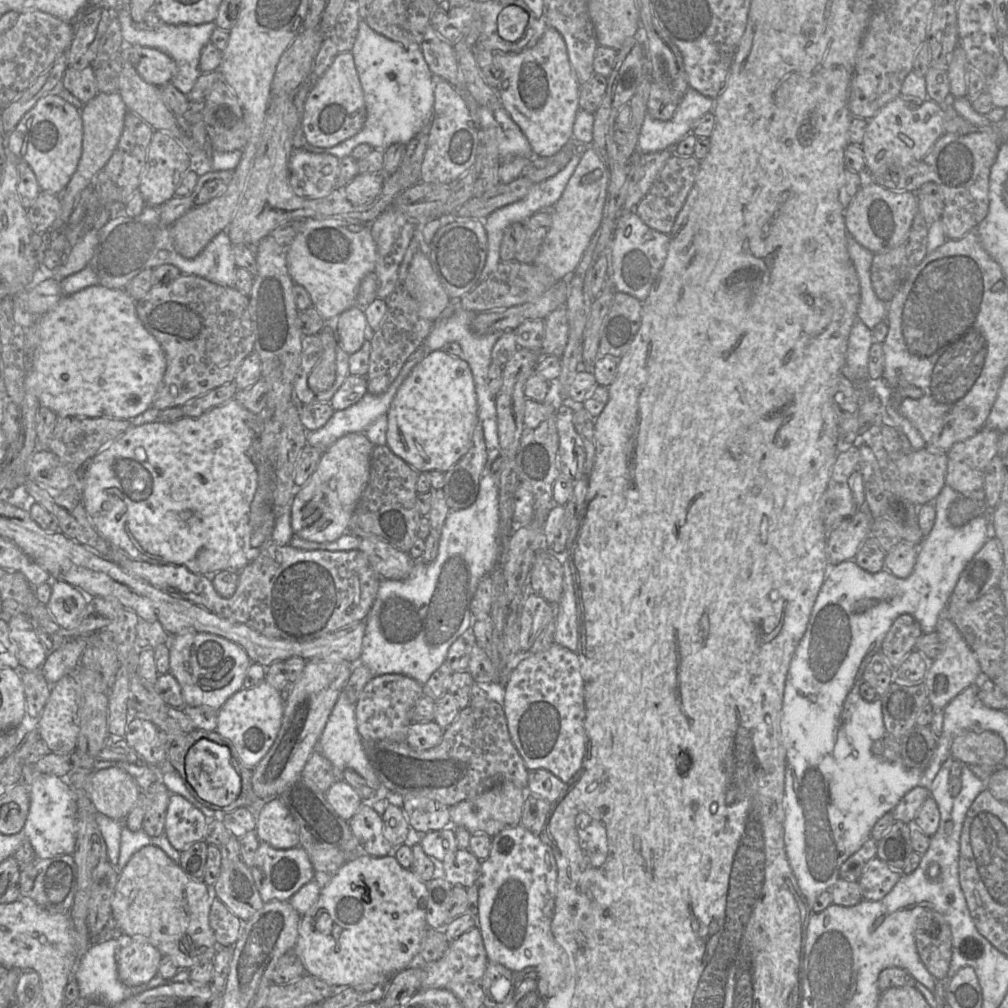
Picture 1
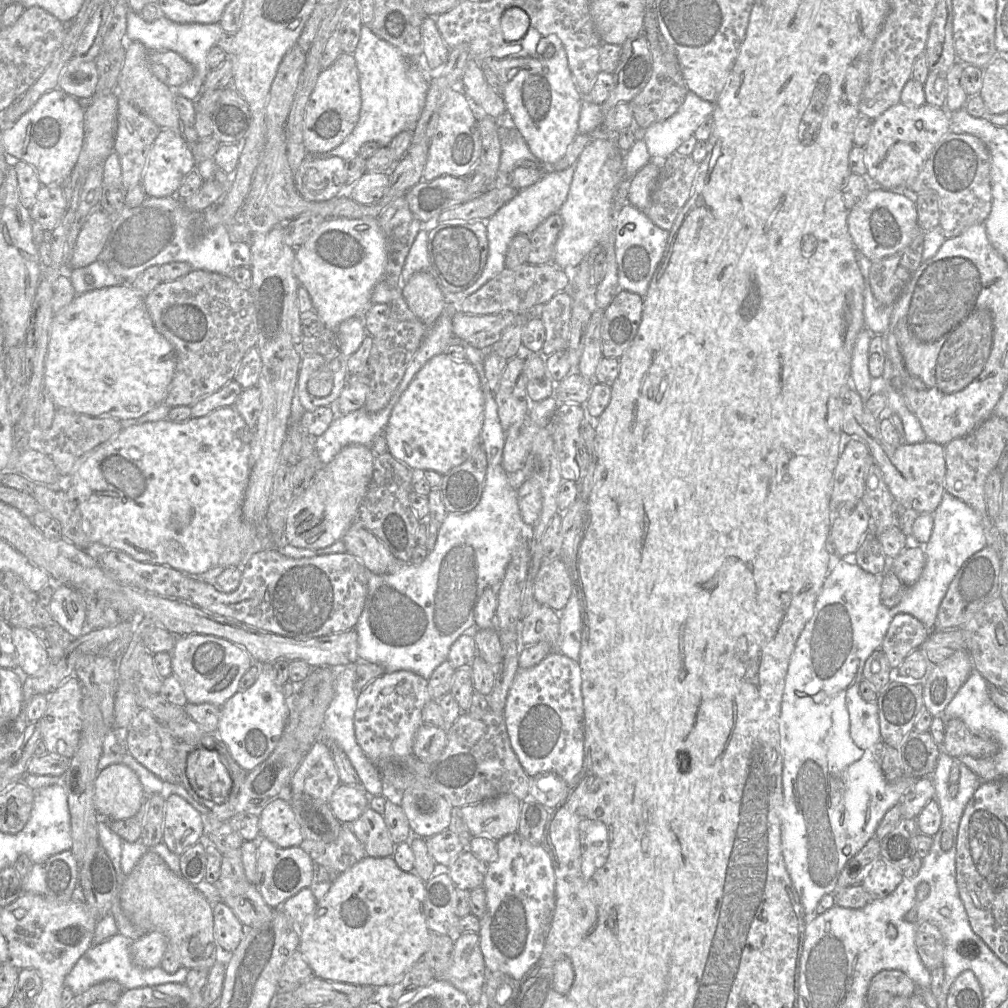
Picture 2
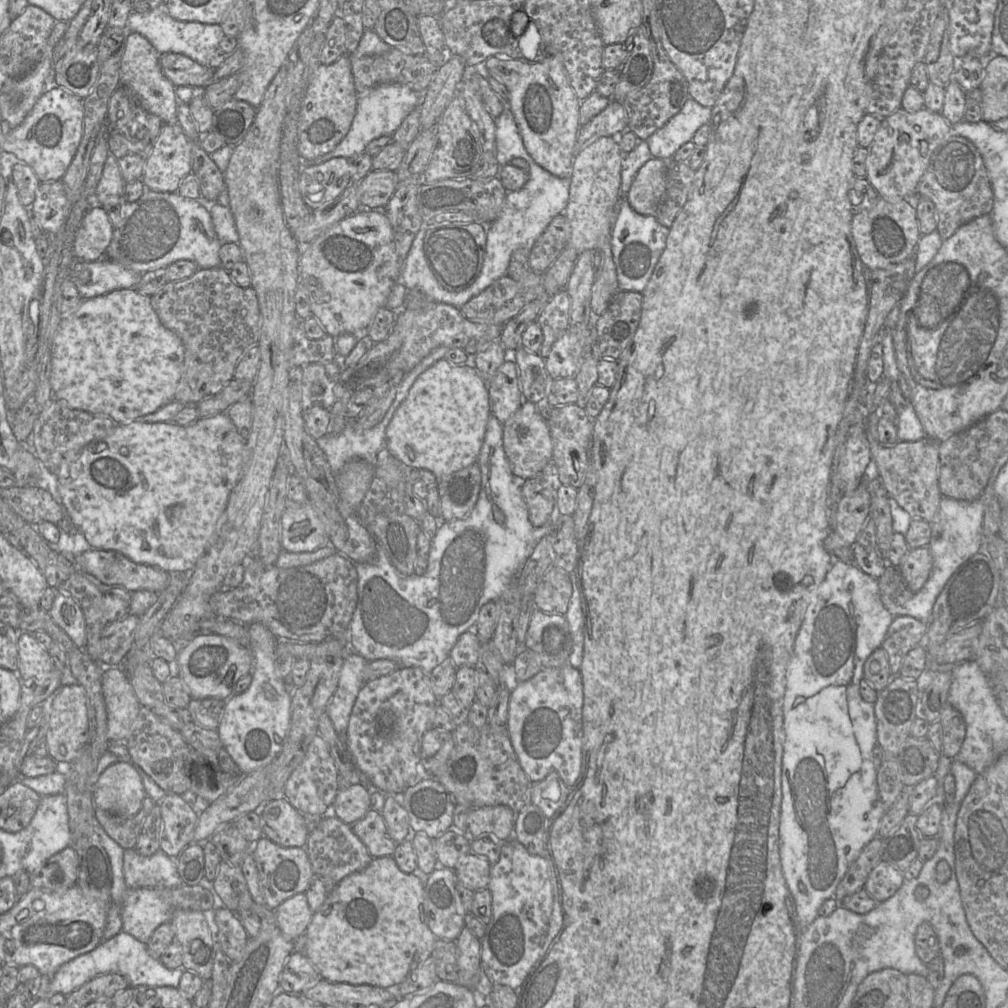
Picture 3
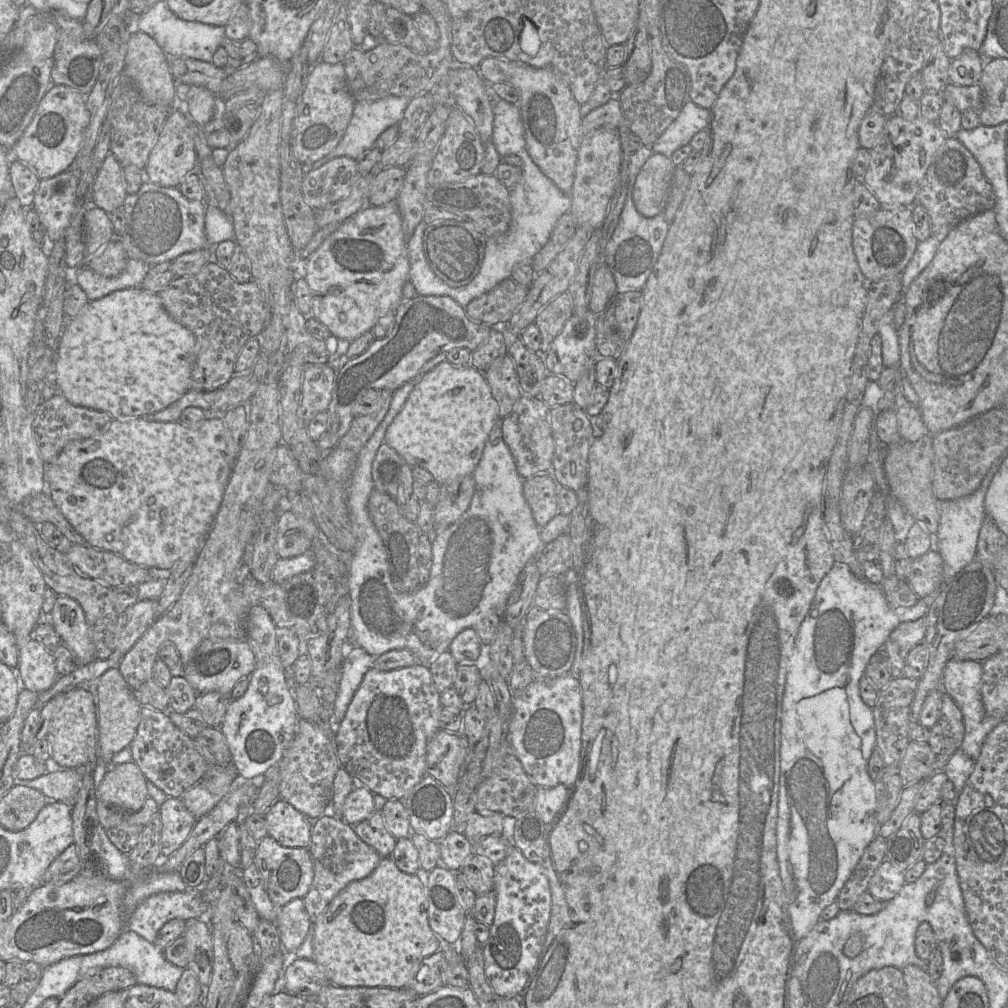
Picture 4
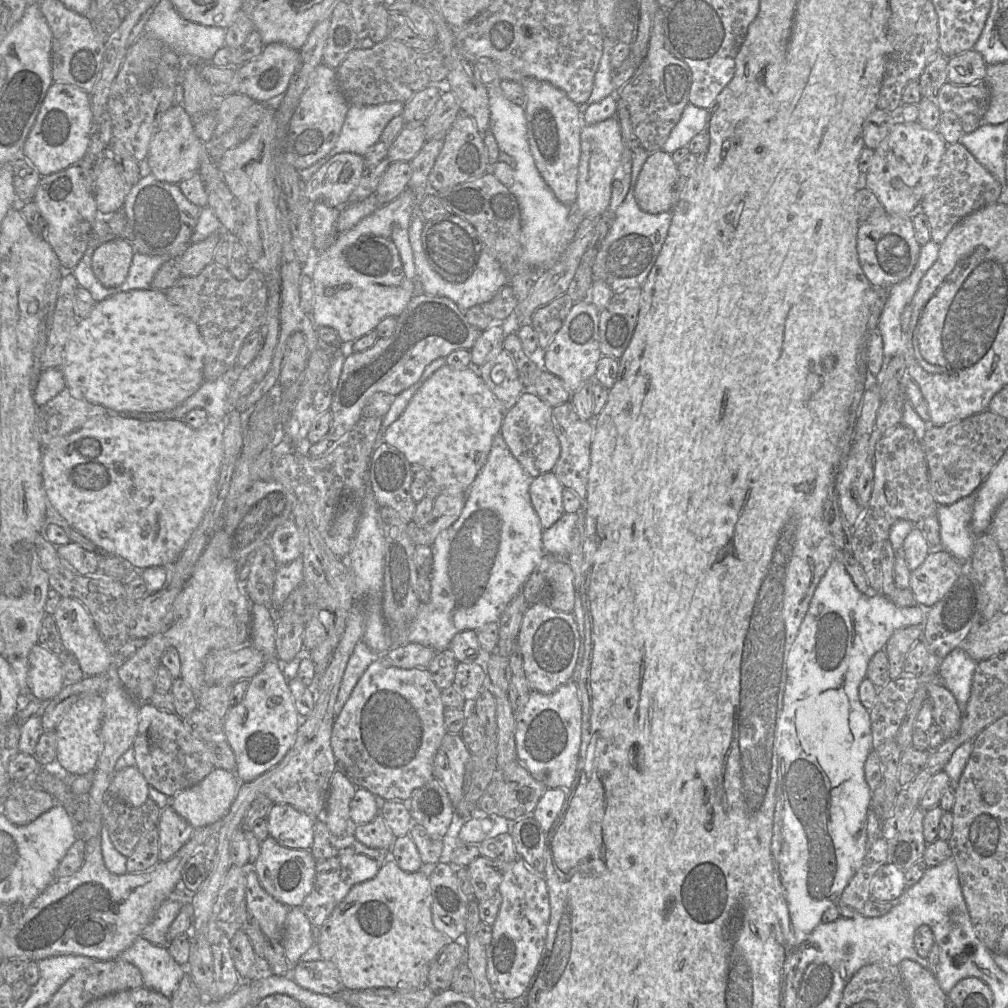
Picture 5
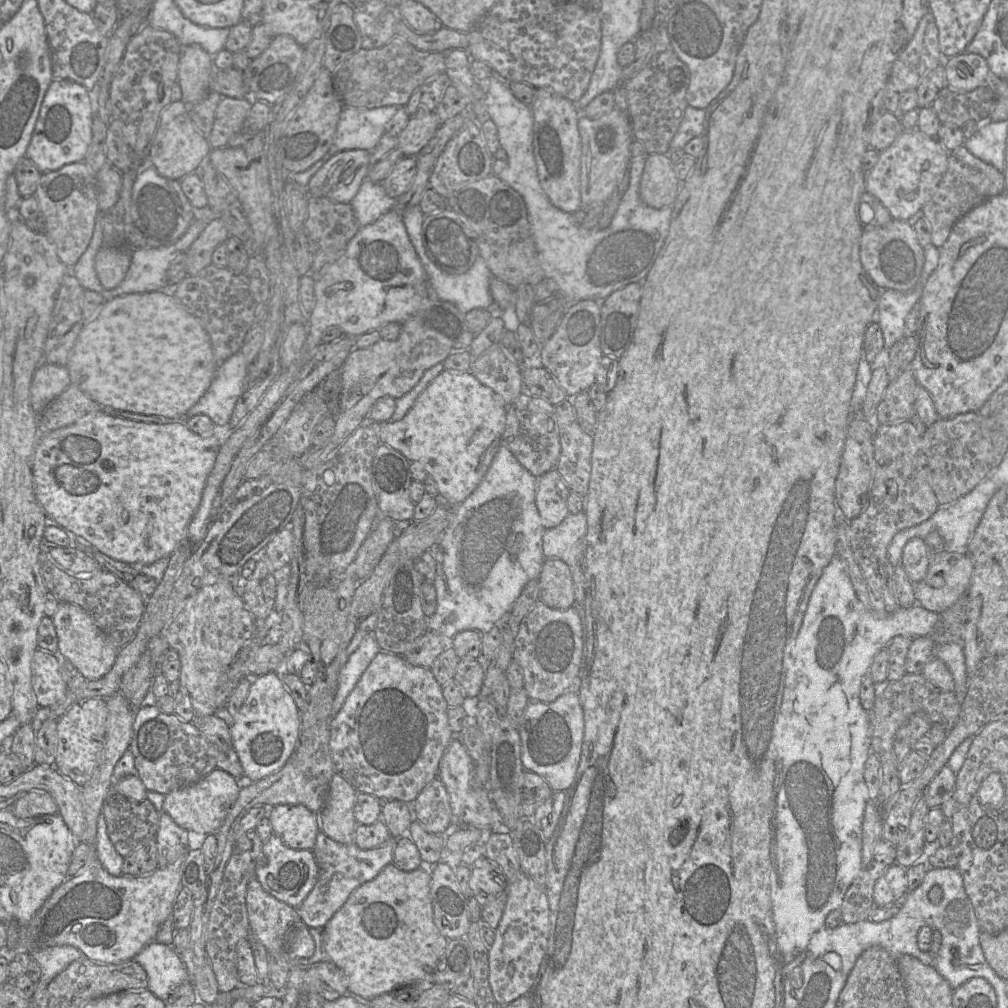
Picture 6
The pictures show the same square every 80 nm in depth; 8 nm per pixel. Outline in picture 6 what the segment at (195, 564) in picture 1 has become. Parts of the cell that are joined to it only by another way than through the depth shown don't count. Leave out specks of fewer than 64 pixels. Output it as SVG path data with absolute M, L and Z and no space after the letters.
M105 411L88 414L72 425L56 429L41 437L38 436L32 464L36 499L46 515L87 540L107 556L134 566L152 564L159 559L169 557L180 541L187 538L188 525L199 507L207 477L214 467L223 443L221 432L217 431L216 434L210 436L201 436L191 431L185 421L156 424L127 419Z

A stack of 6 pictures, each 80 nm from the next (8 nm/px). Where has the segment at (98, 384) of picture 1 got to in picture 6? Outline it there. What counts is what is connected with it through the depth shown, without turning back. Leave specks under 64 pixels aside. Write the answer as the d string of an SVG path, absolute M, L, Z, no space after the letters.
M171 289L129 293L105 301L95 315L85 321L68 363L65 366L69 371L71 384L76 385L103 408L112 408L144 415L157 415L176 420L183 420L187 411L205 394L218 368L214 360L209 335L200 321L172 294Z

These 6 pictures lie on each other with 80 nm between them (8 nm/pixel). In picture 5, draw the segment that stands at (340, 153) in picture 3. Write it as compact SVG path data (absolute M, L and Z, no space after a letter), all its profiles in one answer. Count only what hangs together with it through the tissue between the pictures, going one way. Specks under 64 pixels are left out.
M399 101L378 105L350 105L338 140L333 149L312 166L298 170L301 179L307 182L329 159L338 153L354 153L363 156L380 141L386 125L403 114L405 103Z

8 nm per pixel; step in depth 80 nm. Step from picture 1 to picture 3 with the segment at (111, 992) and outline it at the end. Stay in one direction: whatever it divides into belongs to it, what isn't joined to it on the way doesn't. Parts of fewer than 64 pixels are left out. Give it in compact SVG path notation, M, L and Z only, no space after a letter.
M120 931L112 938L102 941L92 951L62 964L50 978L42 976L42 986L36 995L36 999L49 999L56 993L67 996L94 977L107 973L117 973L124 976L130 986L168 986L178 988L183 972L183 966L176 969L168 969L162 964L160 959L154 958L149 954L145 943L140 942L124 931Z

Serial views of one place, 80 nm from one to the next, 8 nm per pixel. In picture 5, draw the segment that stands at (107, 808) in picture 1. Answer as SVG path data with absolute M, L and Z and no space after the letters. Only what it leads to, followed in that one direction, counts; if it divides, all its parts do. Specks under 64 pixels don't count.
M136 766L115 771L108 793L116 795L132 806L142 805L148 795L149 784Z

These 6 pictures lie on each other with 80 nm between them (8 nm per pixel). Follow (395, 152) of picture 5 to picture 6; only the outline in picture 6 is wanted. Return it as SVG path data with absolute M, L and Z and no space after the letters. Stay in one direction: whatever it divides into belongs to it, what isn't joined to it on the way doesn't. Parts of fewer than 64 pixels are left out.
M435 111L423 117L411 117L405 129L398 135L398 146L396 149L399 149L404 157L415 157L428 144L441 124Z

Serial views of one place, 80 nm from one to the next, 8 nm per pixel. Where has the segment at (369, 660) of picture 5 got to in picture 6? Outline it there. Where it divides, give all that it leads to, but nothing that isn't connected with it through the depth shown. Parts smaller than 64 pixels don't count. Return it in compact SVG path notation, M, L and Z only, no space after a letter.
M367 635L350 655L338 675L338 687L332 705L332 718L344 705L362 674L380 651L374 635Z

